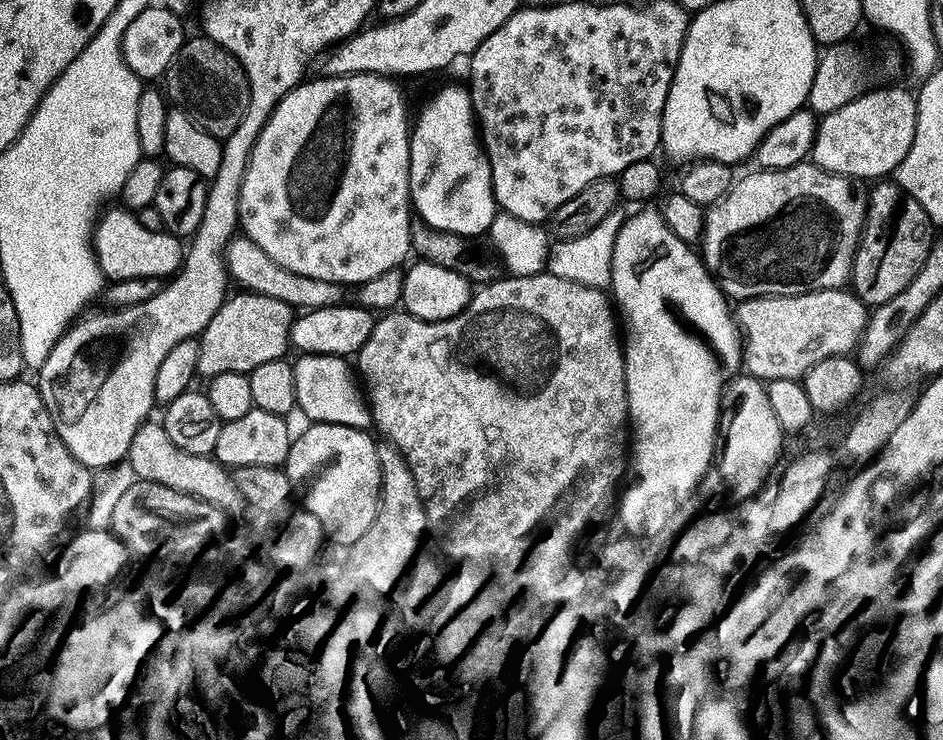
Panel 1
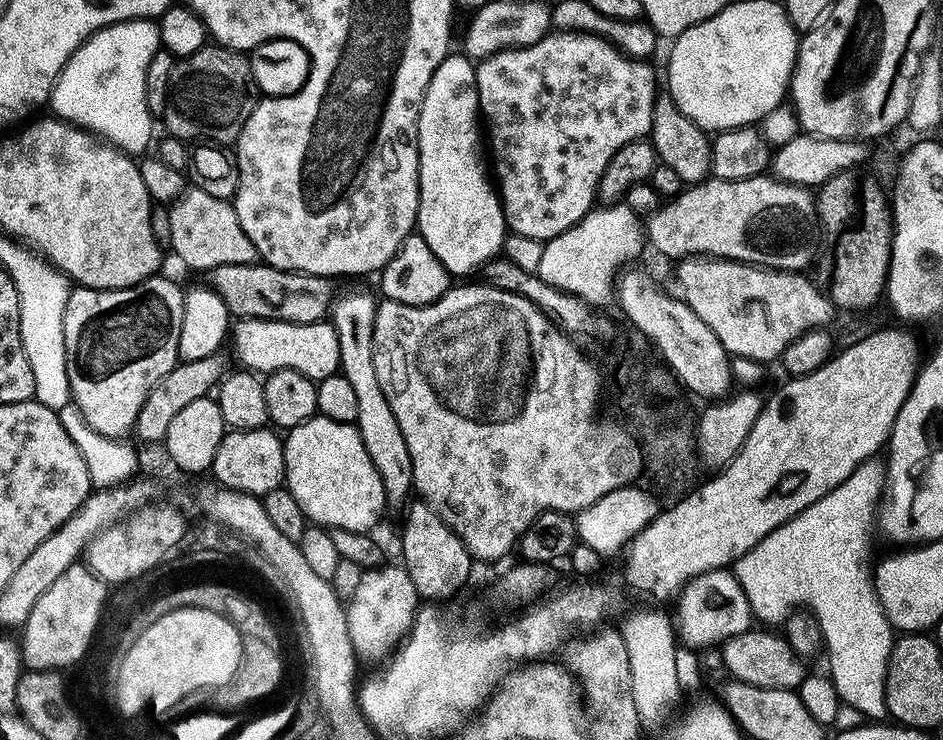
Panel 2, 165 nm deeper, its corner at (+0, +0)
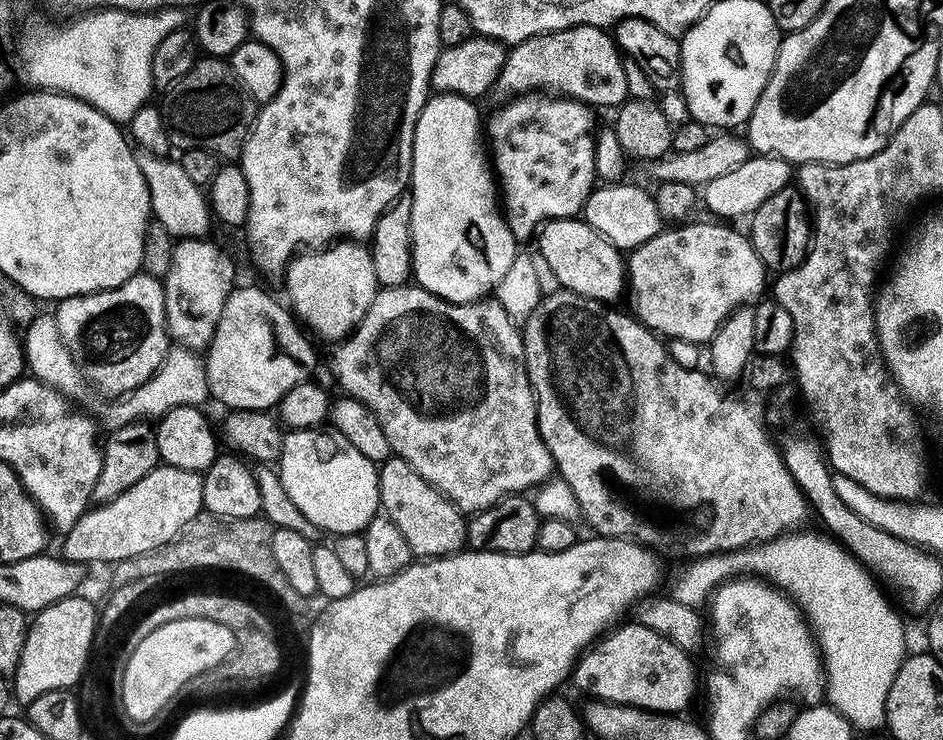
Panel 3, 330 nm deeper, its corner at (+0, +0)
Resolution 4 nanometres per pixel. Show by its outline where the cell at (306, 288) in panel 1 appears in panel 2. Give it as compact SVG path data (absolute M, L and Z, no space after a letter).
M188 186L172 201L168 208L170 220L171 251L188 268L209 270L231 263L255 264L258 257L254 242L246 238L242 222L238 222L235 207L222 198L213 198L206 190Z

